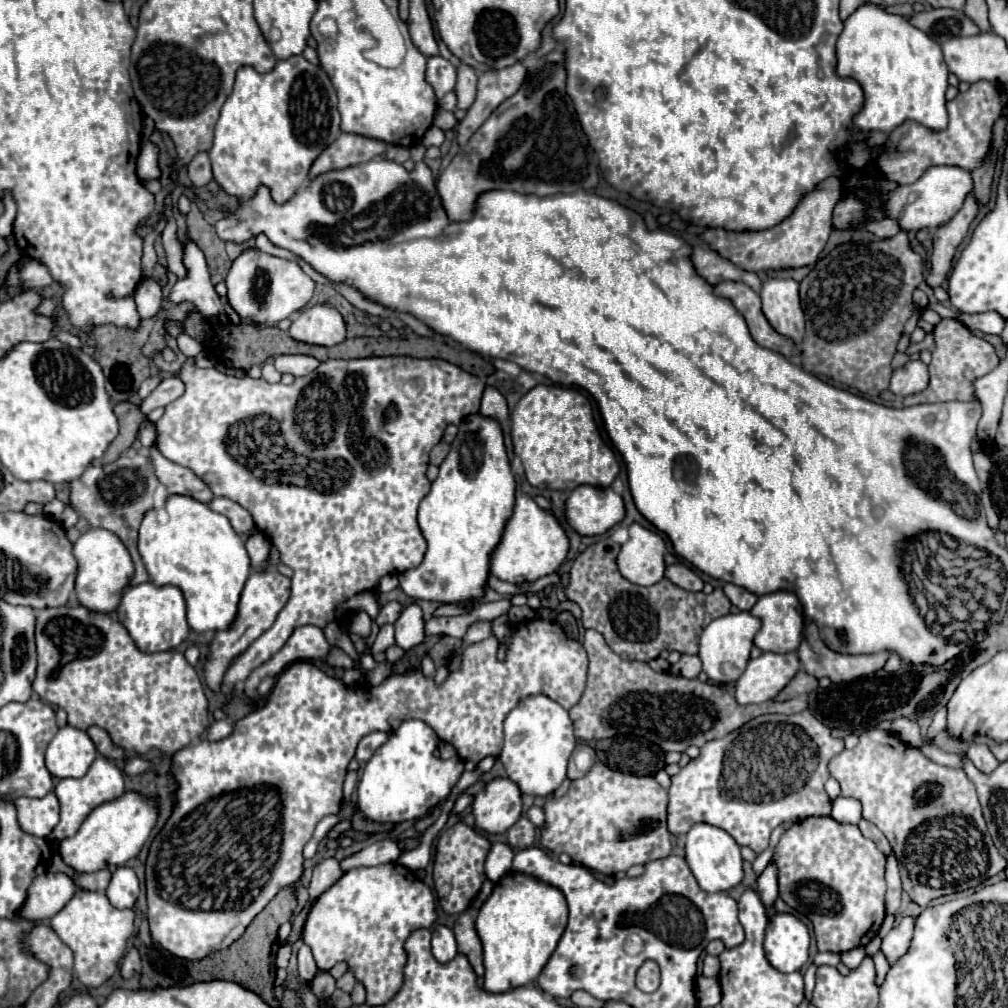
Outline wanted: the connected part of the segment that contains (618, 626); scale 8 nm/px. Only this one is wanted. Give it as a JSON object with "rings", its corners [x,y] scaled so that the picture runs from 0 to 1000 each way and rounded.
{"rings":[[[597,535],[581,543],[581,547],[569,555],[565,564],[565,578],[560,588],[563,594],[577,602],[579,624],[591,624],[597,628],[605,644],[621,656],[647,656],[659,644],[690,650],[696,624],[706,614],[724,608],[724,594],[716,584],[708,584],[706,590],[679,586],[661,572],[647,582],[629,580],[613,568],[613,547],[613,539],[607,535]]]}

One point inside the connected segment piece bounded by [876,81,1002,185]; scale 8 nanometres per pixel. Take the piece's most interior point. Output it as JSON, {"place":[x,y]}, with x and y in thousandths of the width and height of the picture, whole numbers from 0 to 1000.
{"place":[904,148]}

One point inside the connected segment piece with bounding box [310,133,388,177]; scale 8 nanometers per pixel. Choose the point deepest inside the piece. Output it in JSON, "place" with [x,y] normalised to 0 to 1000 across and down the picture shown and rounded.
{"place":[344,149]}

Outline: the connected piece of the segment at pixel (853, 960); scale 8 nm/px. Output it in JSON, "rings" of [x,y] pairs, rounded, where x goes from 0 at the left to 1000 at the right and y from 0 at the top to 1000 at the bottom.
{"rings":[[[849,939],[849,941],[845,941],[845,943],[835,945],[835,955],[837,955],[841,961],[849,961],[849,959],[855,955],[857,949],[859,949],[857,939]]]}

